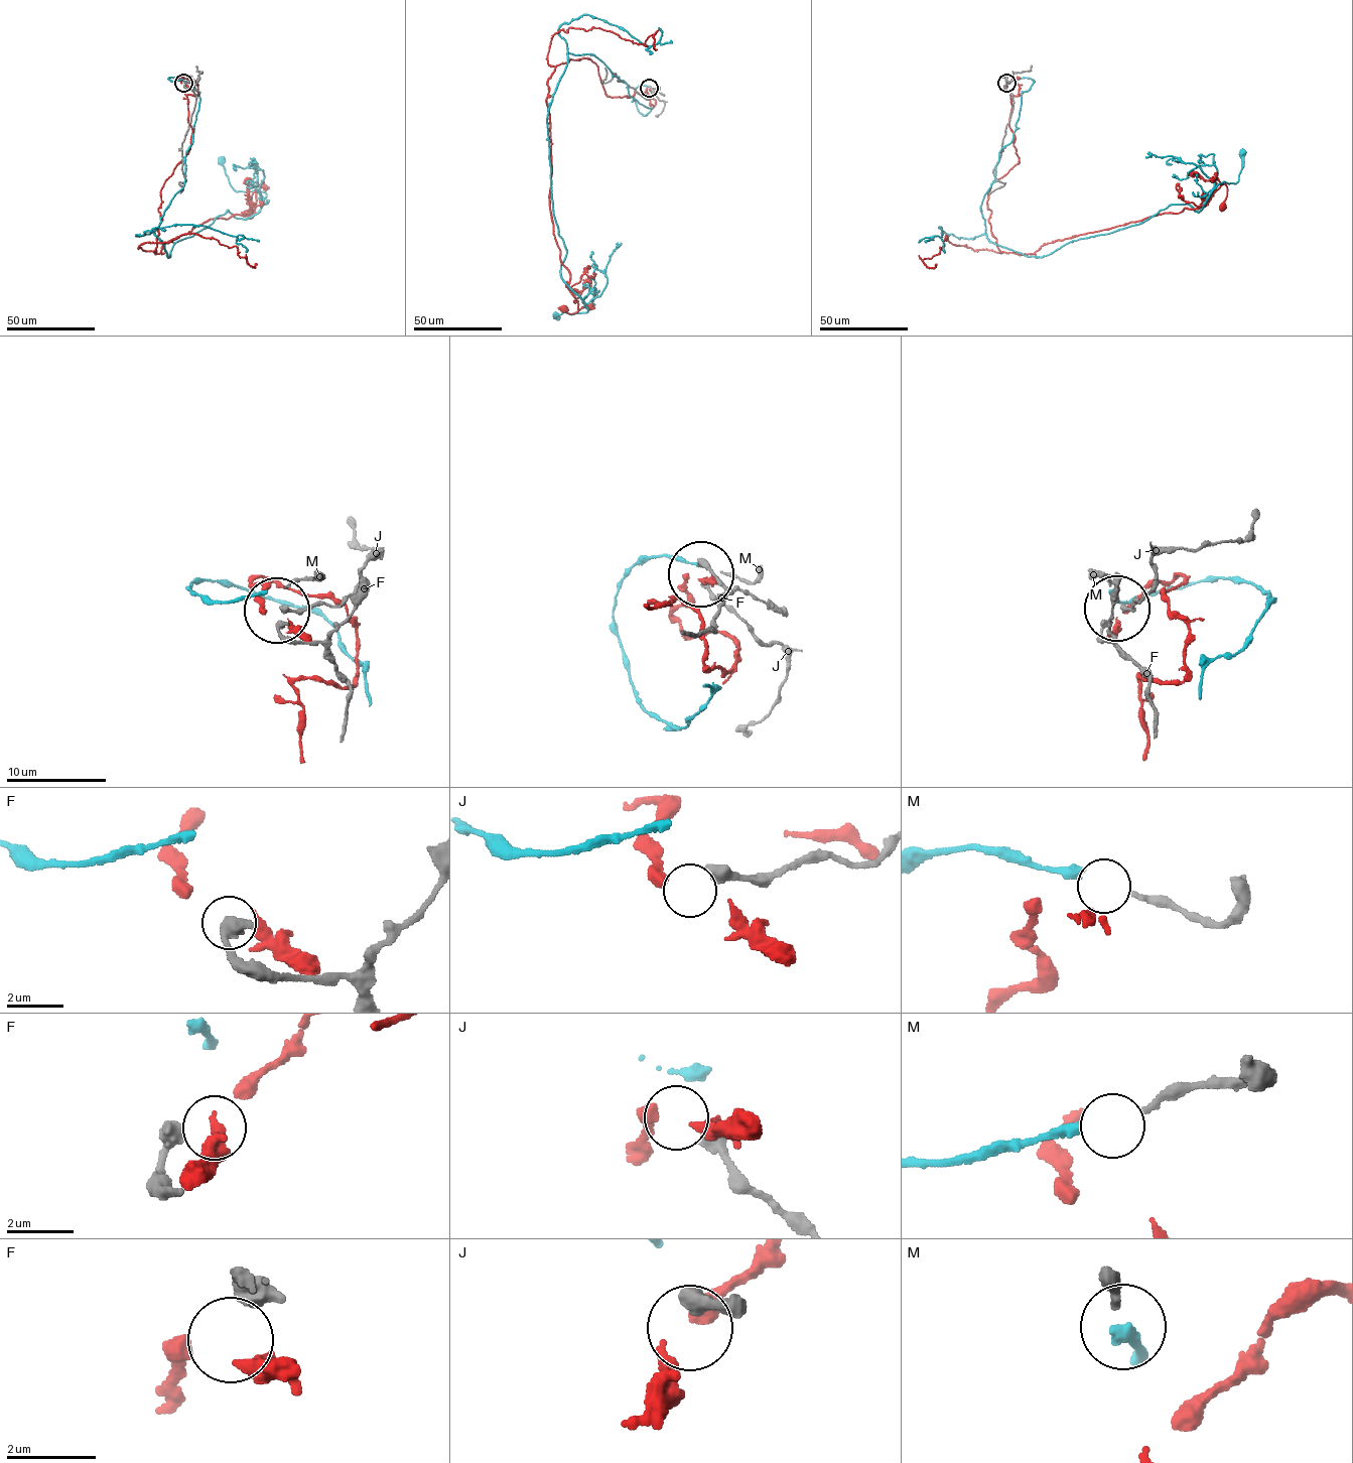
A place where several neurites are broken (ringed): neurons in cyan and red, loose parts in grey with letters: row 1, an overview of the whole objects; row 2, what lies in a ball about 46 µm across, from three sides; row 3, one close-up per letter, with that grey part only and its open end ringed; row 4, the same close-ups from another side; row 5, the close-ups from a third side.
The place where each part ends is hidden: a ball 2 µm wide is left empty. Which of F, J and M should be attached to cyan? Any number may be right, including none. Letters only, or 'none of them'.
M

